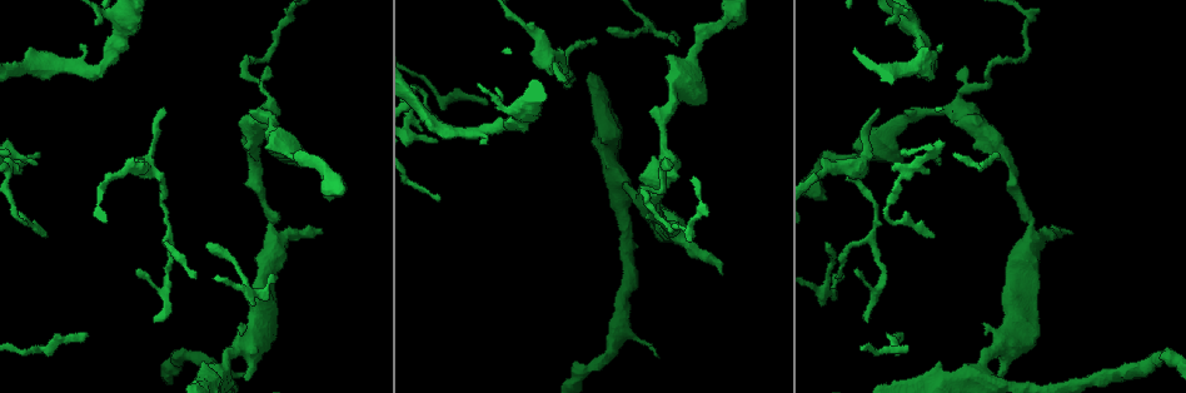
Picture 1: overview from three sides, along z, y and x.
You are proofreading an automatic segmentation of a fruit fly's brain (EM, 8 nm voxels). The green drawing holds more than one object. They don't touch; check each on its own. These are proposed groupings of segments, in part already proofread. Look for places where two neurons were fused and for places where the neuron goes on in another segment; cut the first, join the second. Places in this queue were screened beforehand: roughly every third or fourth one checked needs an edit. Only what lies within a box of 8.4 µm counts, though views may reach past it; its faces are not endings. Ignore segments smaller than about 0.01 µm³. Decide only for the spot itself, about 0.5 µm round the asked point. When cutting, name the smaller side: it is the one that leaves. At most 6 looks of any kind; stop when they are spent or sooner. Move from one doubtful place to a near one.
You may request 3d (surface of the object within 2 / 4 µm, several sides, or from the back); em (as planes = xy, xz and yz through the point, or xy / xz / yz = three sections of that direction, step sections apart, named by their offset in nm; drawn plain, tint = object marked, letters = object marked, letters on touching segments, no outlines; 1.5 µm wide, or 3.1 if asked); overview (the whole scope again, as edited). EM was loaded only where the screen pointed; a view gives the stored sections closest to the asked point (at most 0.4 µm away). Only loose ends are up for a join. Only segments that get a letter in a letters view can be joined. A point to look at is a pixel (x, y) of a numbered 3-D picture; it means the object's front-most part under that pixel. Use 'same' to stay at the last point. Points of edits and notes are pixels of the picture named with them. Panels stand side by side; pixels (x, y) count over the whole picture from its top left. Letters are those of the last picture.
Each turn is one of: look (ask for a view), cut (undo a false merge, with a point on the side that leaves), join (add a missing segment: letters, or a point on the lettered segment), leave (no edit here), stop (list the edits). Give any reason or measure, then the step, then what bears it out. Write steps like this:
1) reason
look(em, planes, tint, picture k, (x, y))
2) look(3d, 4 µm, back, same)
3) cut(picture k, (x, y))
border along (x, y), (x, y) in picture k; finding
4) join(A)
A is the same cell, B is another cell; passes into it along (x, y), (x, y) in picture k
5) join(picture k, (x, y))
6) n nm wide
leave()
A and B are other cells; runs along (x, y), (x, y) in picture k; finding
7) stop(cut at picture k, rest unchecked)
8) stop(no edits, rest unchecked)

tapers out
look(em, xy, step 8, letters, picture 1, (564, 82))

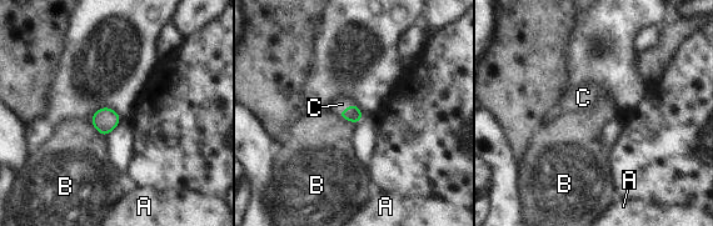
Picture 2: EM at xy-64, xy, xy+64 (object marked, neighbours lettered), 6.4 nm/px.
100 nm wide
join(C)
C is the same cell, A and B are other cells; passes into it along (353, 114), (344, 110), (342, 104) in picture 2; it goes on there

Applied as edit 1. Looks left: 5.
look(overview)

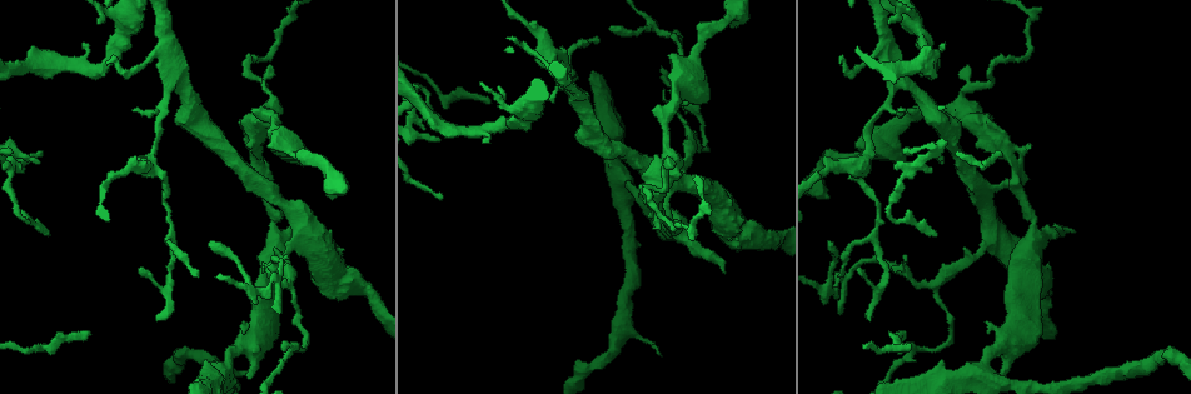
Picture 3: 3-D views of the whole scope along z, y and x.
sudden change in width
look(em, planes, letters, picture 3, (823, 171))

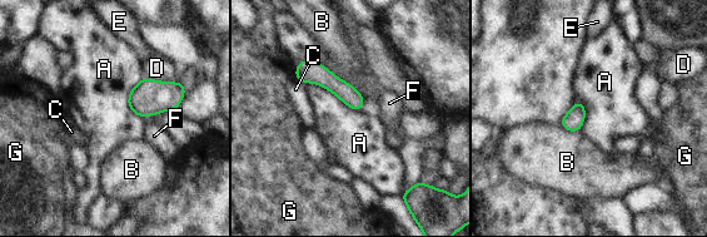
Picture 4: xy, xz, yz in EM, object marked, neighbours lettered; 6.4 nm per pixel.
leave()
A, B, C, D, E, F and G are other cells; all the same neuron

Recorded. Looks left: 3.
stop(join at picture 2, rest unchecked)

